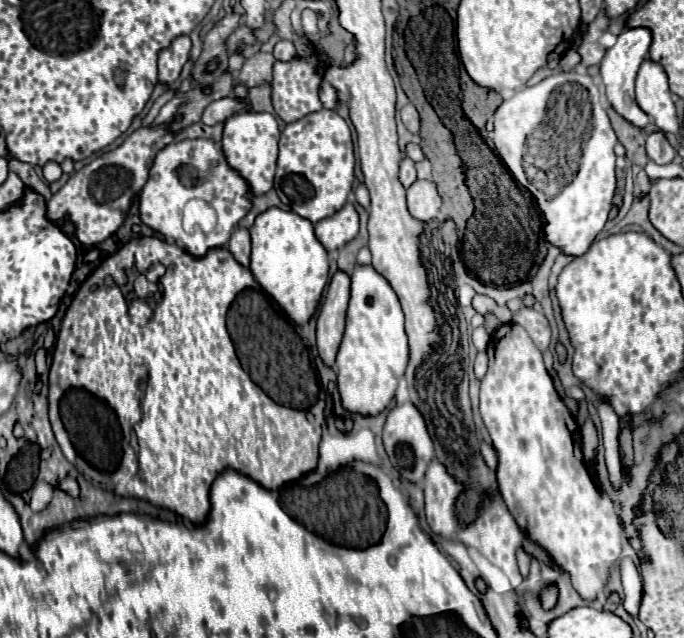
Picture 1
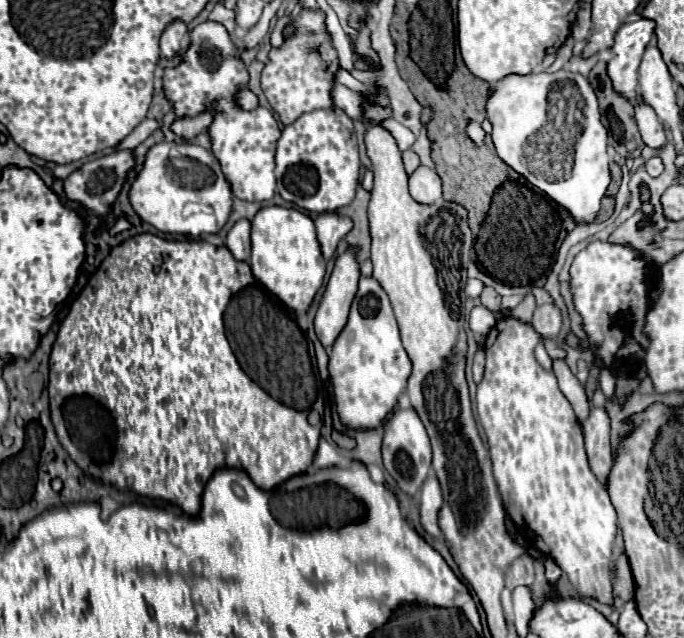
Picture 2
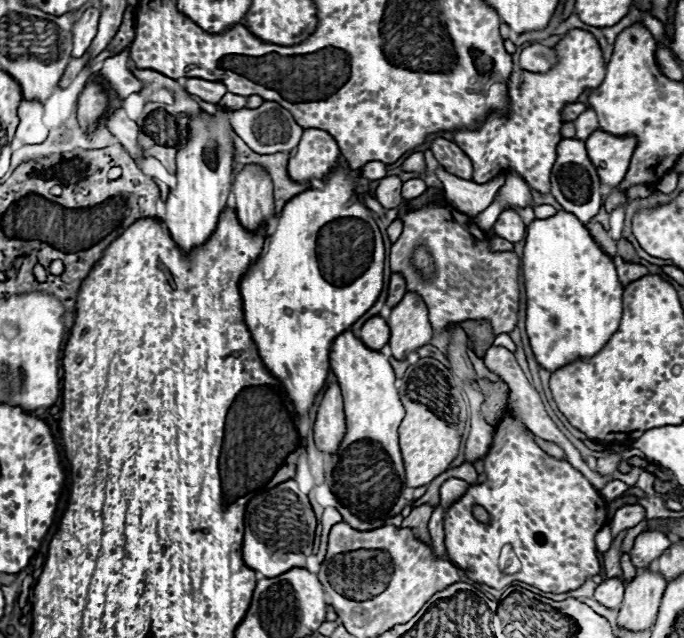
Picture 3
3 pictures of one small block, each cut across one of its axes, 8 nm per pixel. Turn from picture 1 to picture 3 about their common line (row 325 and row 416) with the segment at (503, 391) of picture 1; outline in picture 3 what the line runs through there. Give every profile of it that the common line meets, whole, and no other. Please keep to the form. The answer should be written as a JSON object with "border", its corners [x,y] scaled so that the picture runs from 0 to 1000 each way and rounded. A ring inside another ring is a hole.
{"border":[[[740,649],[725,665],[722,693],[716,699],[716,708],[708,718],[708,740],[711,740],[711,755],[705,762],[699,759],[687,762],[681,774],[670,787],[664,787],[649,806],[652,871],[667,890],[678,893],[678,900],[690,912],[711,915],[731,925],[757,909],[792,928],[822,931],[822,928],[836,928],[848,922],[860,903],[868,903],[877,897],[877,878],[871,868],[868,840],[886,818],[886,784],[857,752],[857,746],[848,743],[848,737],[842,737],[833,724],[813,721],[801,715],[795,705],[789,705],[781,696],[778,680],[772,677],[772,671],[766,671],[757,652]],[[693,793],[708,793],[716,803],[716,821],[702,821],[690,809]],[[737,853],[749,853],[751,865],[763,881],[763,890],[757,900],[737,900],[728,890],[728,871]]]}

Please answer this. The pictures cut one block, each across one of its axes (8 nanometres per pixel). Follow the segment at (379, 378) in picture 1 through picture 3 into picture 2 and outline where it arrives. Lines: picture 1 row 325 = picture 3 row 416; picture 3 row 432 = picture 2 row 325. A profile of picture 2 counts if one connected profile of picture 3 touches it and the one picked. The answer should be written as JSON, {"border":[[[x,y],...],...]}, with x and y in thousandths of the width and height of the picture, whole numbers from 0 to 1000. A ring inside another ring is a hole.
{"border":[[[526,436],[526,451],[515,473],[509,508],[482,542],[480,558],[480,583],[497,661],[515,674],[553,671],[579,636],[582,621],[591,614],[594,596],[602,583],[602,567],[588,542],[567,461],[547,436]]]}

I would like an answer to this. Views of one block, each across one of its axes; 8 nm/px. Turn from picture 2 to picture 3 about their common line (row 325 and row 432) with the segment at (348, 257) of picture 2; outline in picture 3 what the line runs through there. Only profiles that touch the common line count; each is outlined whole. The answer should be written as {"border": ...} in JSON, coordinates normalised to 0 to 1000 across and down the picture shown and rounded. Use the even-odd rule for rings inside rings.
{"border":[[[482,602],[474,614],[474,624],[465,639],[462,665],[459,665],[459,693],[468,708],[488,712],[506,680],[506,658],[500,639],[497,605]]]}

